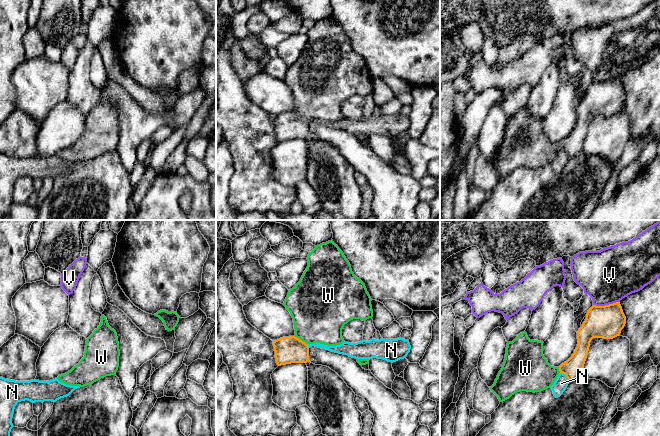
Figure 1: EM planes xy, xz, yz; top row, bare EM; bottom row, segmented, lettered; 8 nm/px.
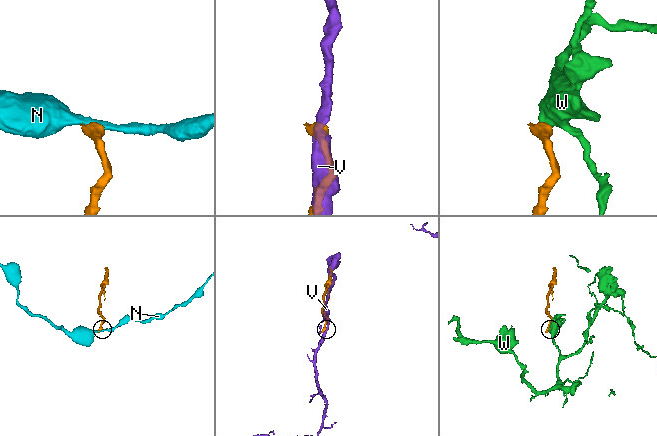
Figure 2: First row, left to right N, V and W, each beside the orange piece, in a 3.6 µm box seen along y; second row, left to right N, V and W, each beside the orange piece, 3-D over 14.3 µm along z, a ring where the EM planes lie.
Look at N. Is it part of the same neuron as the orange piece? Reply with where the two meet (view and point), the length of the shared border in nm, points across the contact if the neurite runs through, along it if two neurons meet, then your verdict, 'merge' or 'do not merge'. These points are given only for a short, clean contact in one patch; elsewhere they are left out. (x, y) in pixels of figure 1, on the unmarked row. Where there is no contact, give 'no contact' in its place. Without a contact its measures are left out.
meets orange in yz at (566, 152); contact 110 nm long; border along yz (560, 148), (569, 157); do not merge

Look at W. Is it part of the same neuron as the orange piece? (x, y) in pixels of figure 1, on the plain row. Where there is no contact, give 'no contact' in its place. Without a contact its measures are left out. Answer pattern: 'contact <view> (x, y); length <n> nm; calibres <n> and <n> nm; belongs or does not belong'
contact xz (299, 115); length 130 nm; calibres 220 and 420 nm; belongs

